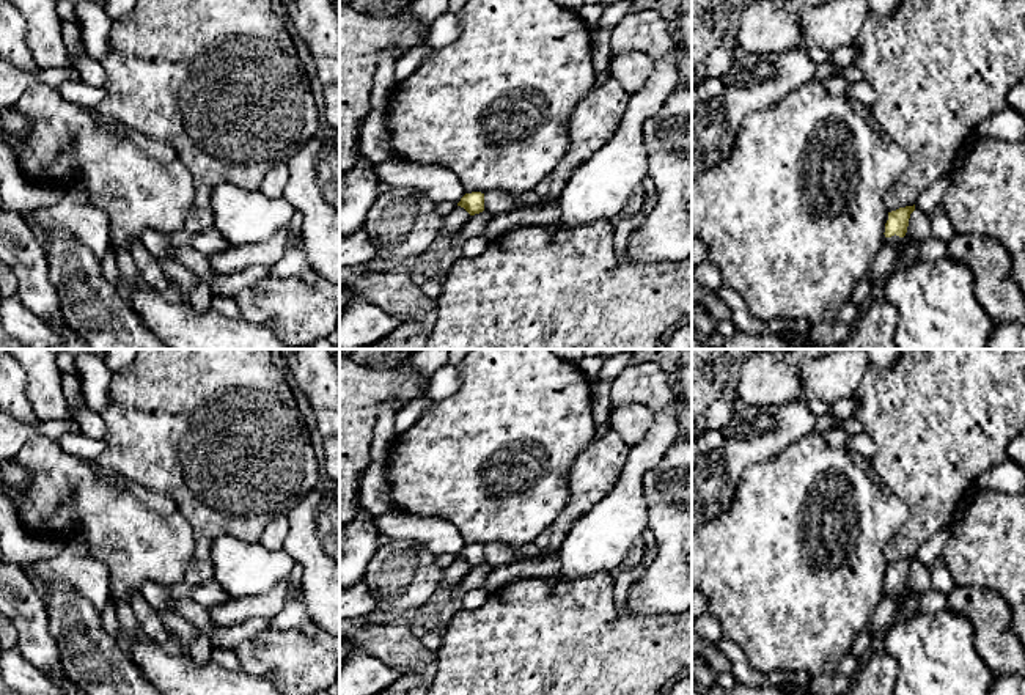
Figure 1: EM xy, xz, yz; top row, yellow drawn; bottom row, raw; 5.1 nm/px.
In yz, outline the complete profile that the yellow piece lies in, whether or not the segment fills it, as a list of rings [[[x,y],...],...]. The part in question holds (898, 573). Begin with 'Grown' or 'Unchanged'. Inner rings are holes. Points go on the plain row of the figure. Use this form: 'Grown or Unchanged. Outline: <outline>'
Grown. Outline: [[[913,558],[899,560],[888,564],[888,572],[885,575],[885,593],[884,596],[895,596],[906,588],[910,566],[915,563]]]

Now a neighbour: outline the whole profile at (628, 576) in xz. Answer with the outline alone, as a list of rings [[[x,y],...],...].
[[[654,544],[643,553],[643,558],[638,564],[632,568],[623,568],[621,574],[615,580],[613,587],[613,599],[618,609],[626,607],[627,590],[629,587],[646,571],[646,568],[652,563],[657,553],[657,546]]]

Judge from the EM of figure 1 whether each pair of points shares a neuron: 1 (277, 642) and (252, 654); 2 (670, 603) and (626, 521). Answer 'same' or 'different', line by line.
1: same
2: different

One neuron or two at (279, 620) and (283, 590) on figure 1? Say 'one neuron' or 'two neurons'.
two neurons

